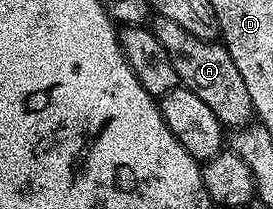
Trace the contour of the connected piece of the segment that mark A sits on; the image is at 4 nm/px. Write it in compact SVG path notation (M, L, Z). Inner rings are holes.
M156 16L151 21L150 30L156 35L158 42L162 42L166 54L170 54L170 62L174 65L180 84L197 94L214 111L214 116L224 127L240 130L253 121L255 112L250 92L246 90L242 73L238 71L238 66L234 66L234 58L230 58L223 43L194 38L190 30L182 30L178 22L170 22L170 18L161 16Z

